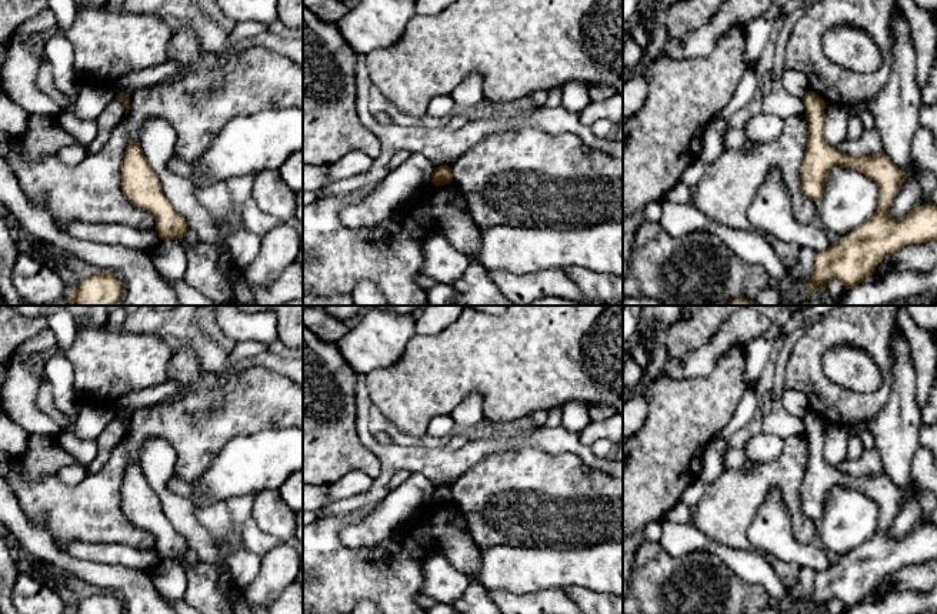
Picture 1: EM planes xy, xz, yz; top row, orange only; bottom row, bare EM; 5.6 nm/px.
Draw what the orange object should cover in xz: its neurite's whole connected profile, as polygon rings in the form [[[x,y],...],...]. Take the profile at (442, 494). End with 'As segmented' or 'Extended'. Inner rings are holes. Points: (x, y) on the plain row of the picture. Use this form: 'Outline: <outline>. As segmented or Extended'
Outline: [[[449,485],[436,487],[431,501],[436,507],[450,504],[453,501],[451,488]]]. As segmented

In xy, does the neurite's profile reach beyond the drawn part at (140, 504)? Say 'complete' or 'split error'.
complete

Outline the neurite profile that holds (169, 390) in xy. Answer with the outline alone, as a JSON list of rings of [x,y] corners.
[[[167,378],[159,386],[137,390],[120,397],[113,408],[119,416],[131,417],[131,414],[140,408],[177,400],[181,393],[183,387],[177,381]]]

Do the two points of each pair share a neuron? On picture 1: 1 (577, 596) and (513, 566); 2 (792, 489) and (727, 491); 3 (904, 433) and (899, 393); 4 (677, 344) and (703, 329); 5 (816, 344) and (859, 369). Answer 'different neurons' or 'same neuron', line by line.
1: different neurons
2: same neuron
3: same neuron
4: same neuron
5: different neurons

